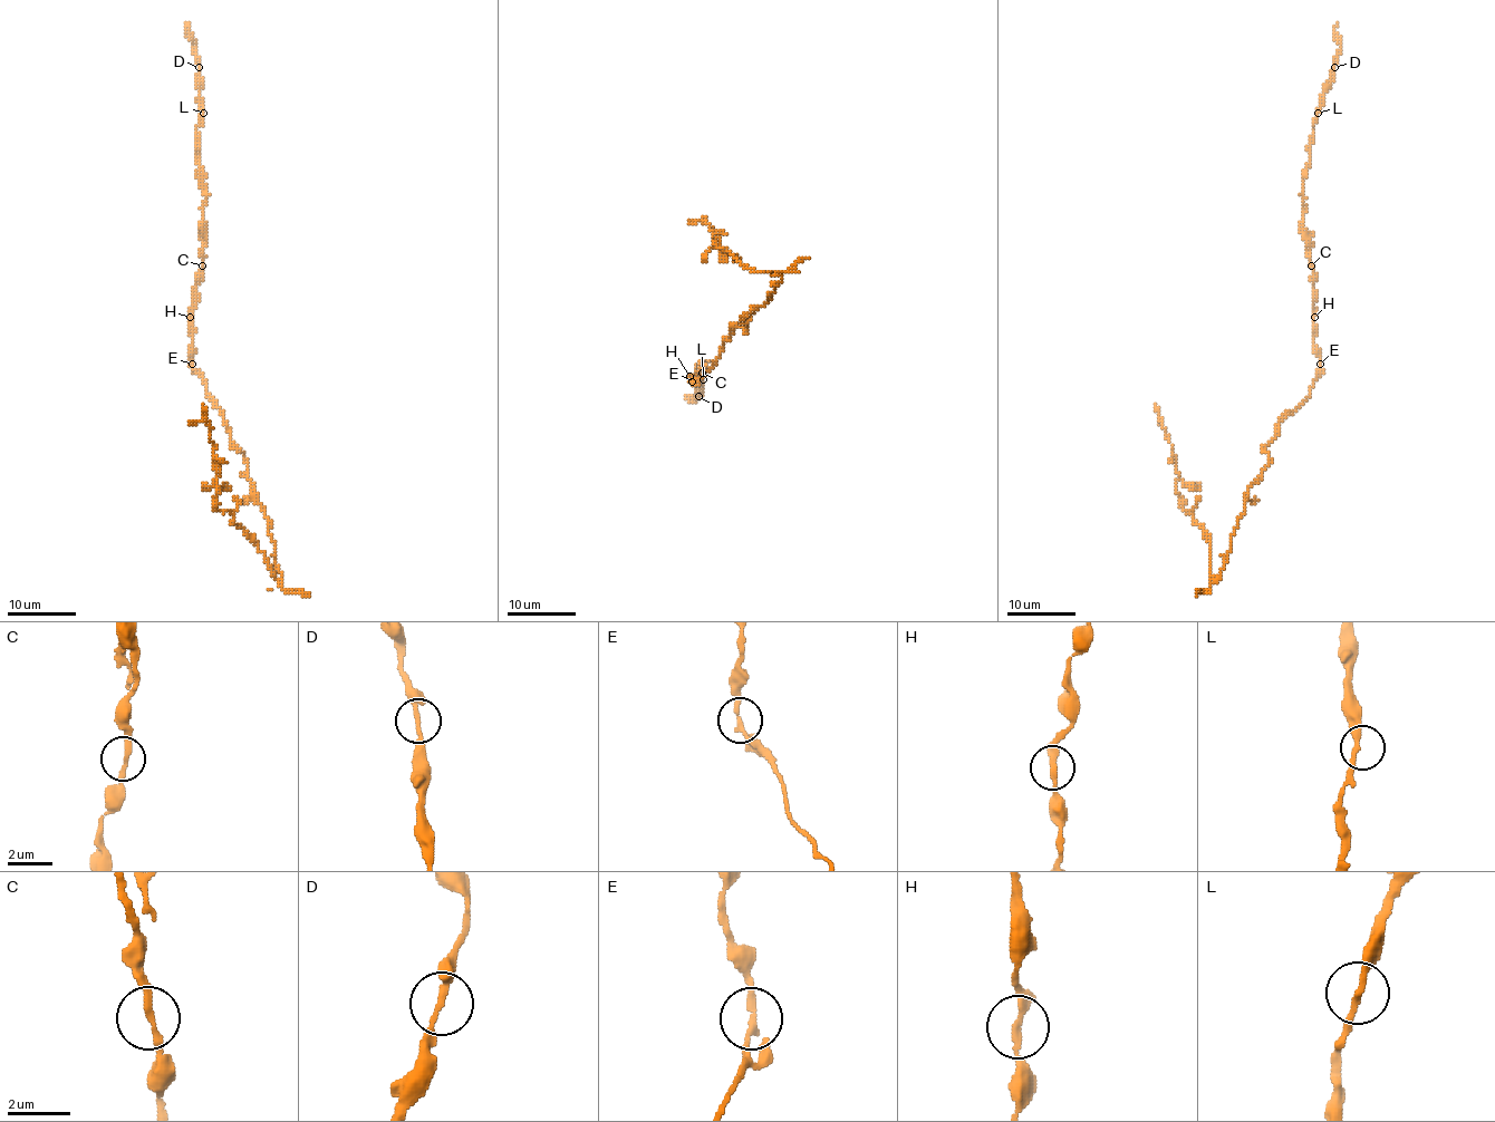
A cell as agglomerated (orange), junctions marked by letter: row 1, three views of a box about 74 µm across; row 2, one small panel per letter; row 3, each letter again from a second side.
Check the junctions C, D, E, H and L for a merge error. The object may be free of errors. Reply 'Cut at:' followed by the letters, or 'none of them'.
Cut at: E

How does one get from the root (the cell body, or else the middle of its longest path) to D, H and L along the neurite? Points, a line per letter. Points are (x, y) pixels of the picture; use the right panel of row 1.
D: (1286, 414), (1311, 393), (1319, 369), (1302, 182), (1312, 125), (1334, 67)
H: (1286, 414), (1292, 414), (1304, 402), (1318, 376), (1319, 350), (1314, 344), (1314, 317)
L: (1286, 414), (1311, 393), (1319, 369), (1319, 350), (1314, 344), (1314, 269), (1302, 221), (1302, 182), (1318, 113)

